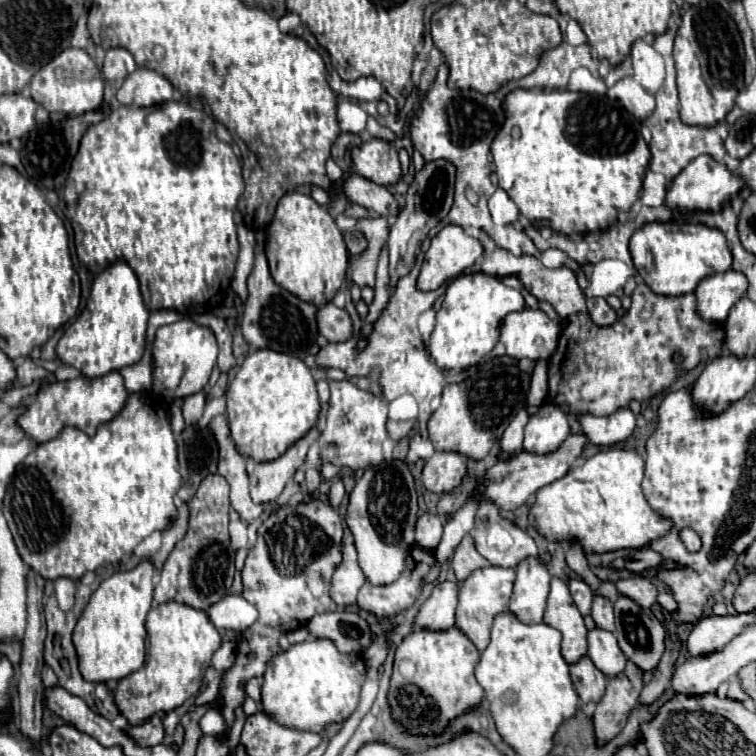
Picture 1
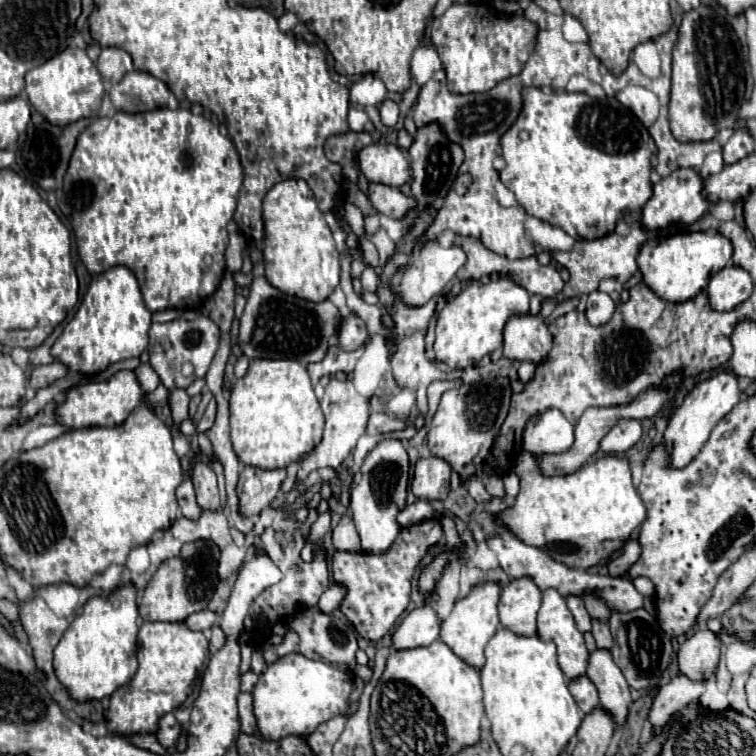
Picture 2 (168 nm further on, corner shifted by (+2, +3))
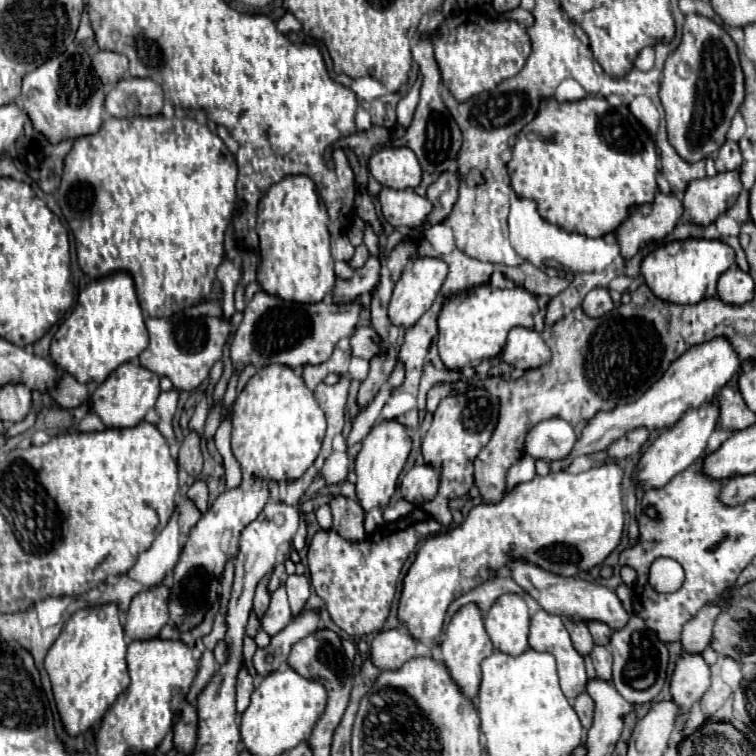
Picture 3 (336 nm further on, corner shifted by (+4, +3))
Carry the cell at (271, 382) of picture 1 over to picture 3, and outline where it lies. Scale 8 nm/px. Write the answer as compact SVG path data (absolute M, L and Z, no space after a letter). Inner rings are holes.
M269 364L261 368L245 386L245 390L237 396L233 404L233 434L231 434L231 448L233 456L237 458L243 474L251 474L255 478L267 482L293 482L303 476L303 472L315 462L321 442L325 436L325 414L315 402L313 392L305 386L303 378L299 378L289 366Z

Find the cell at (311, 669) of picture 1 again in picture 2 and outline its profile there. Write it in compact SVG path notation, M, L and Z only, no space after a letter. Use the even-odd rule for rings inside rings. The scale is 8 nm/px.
M301 652L287 654L269 664L253 688L253 710L259 734L265 740L279 740L289 734L309 736L315 728L347 712L353 692L353 672L323 660L311 660Z

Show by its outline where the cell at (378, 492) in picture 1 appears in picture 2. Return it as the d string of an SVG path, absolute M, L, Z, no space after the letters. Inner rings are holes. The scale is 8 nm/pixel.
M387 438L379 442L365 458L359 472L353 476L349 510L361 538L361 550L367 554L385 554L397 540L401 526L397 514L407 506L407 484L409 484L409 458L401 440Z

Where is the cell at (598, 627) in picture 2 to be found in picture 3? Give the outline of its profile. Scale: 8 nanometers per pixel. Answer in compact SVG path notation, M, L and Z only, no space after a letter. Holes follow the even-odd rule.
M595 646L593 652L591 652L591 660L593 660L593 666L595 666L597 678L603 678L605 682L611 682L613 658L611 658L609 650L605 646Z

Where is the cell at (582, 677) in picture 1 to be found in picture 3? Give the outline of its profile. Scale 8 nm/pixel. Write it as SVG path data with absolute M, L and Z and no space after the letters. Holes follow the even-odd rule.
M587 692L579 694L575 698L573 708L575 708L575 712L577 712L583 728L591 728L591 724L593 724L593 710L595 710L595 702L591 700L591 696Z

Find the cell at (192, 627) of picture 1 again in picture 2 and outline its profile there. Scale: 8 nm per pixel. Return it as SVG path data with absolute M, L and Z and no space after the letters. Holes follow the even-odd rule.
M143 622L139 628L139 644L139 670L125 686L111 694L107 710L109 732L117 736L155 732L157 720L187 700L209 650L205 634L191 630L185 622Z

